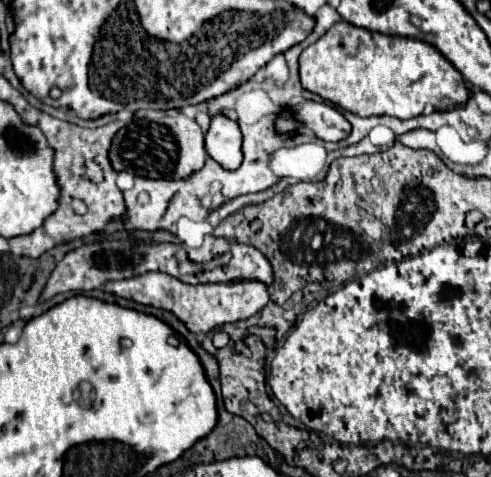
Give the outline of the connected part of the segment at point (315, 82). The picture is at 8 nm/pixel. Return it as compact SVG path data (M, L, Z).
M346 21L332 25L300 55L302 87L360 117L390 115L412 119L430 105L434 111L452 111L468 103L472 91L462 73L430 43L412 37L372 33Z

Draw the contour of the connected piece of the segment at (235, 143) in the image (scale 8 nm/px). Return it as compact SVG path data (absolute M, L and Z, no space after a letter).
M224 115L212 117L212 125L206 133L206 151L226 171L234 171L236 167L240 167L244 153L238 123L226 119Z

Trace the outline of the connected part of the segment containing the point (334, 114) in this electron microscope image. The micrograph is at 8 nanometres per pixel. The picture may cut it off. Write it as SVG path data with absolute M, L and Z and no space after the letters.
M306 101L296 107L292 107L296 113L296 119L302 121L308 129L314 131L316 137L322 141L342 141L350 135L352 125L348 119L328 103L316 103L316 101Z

